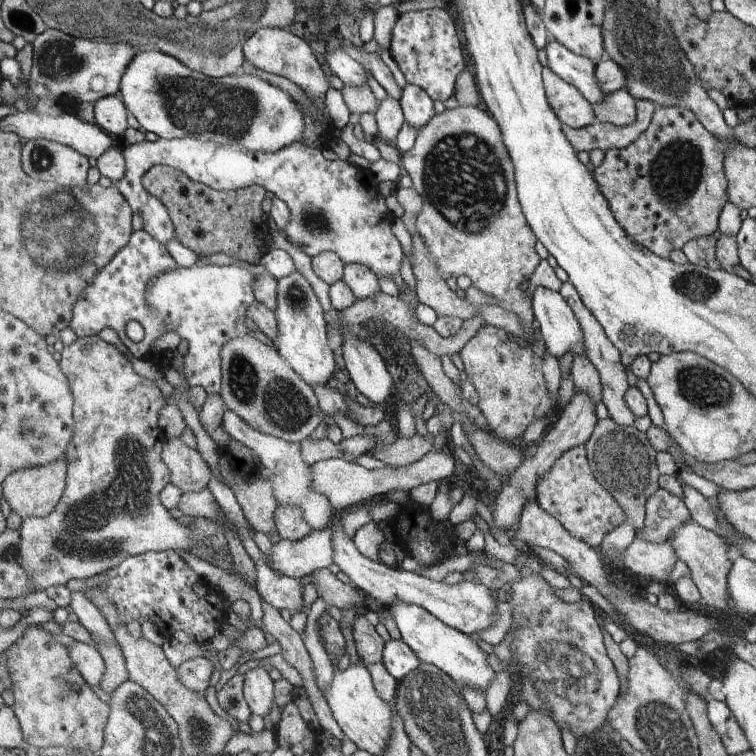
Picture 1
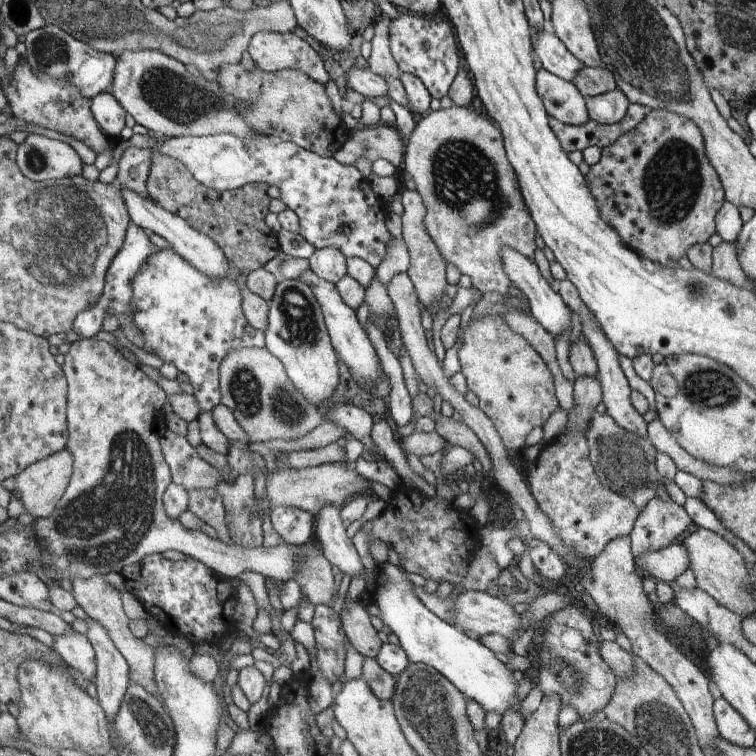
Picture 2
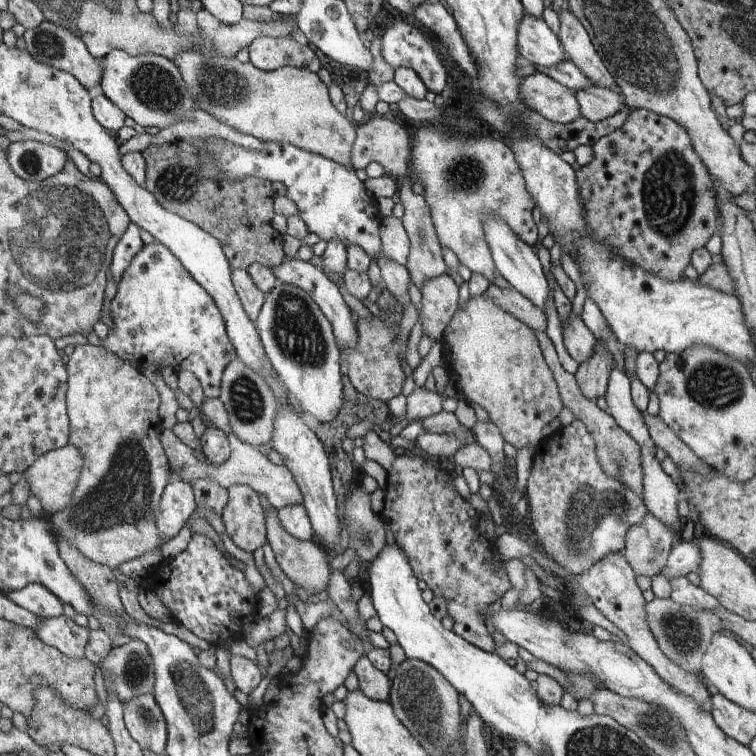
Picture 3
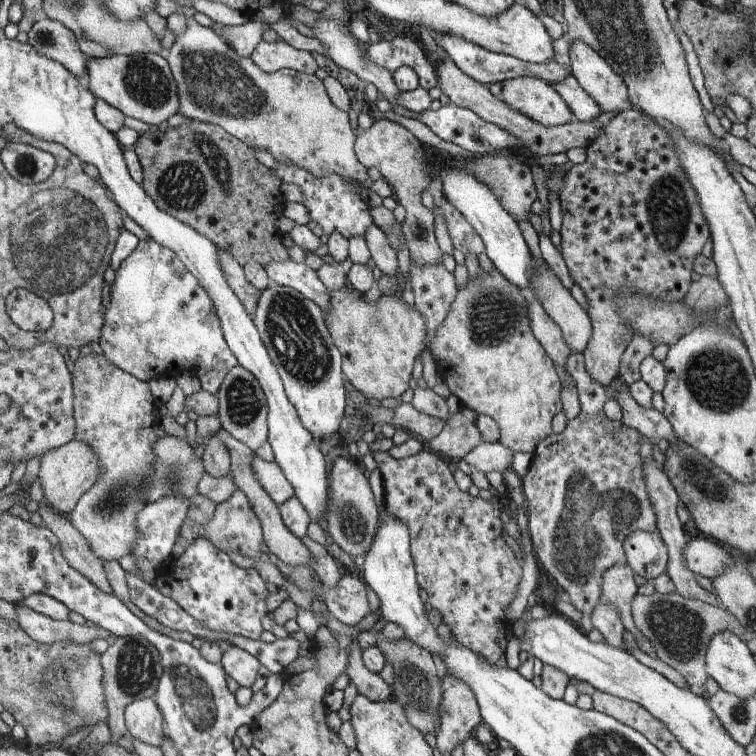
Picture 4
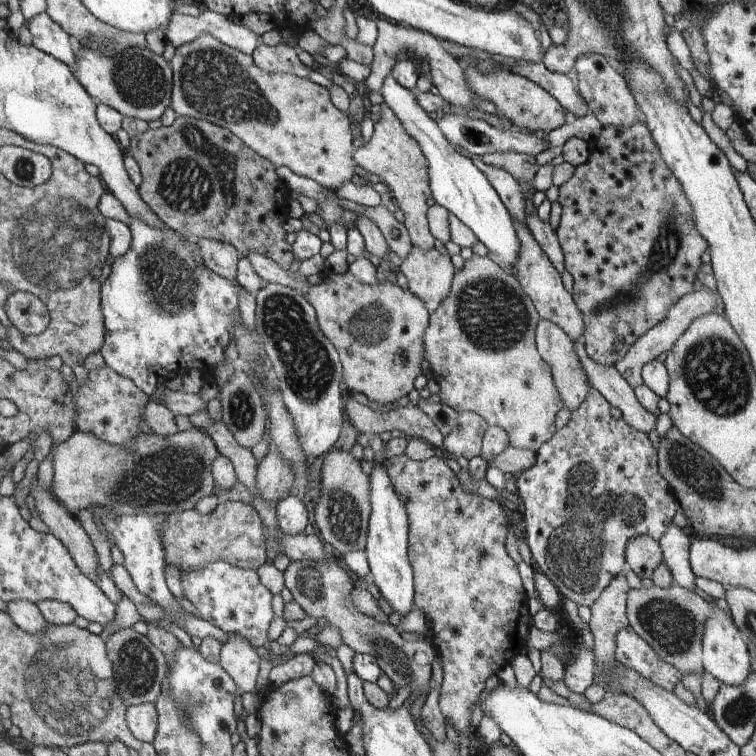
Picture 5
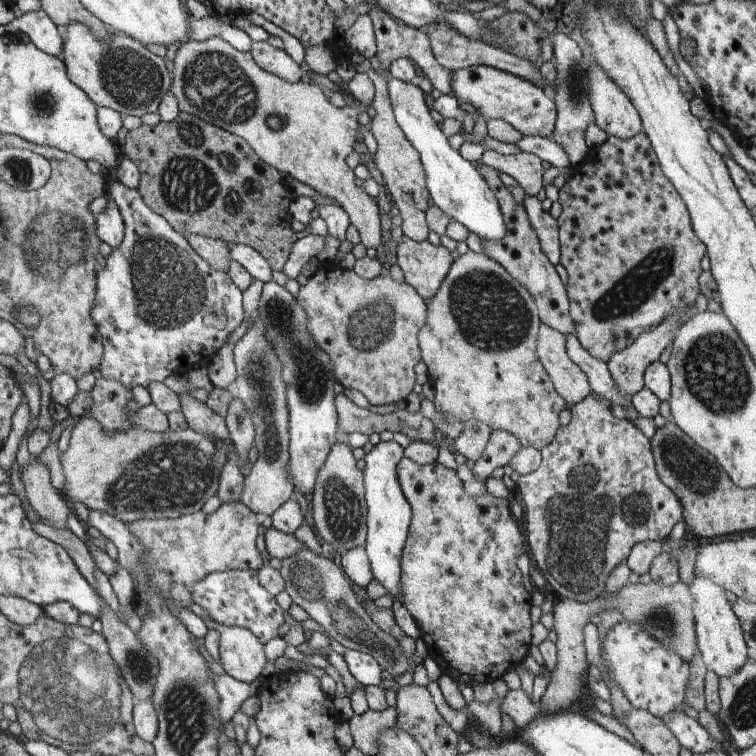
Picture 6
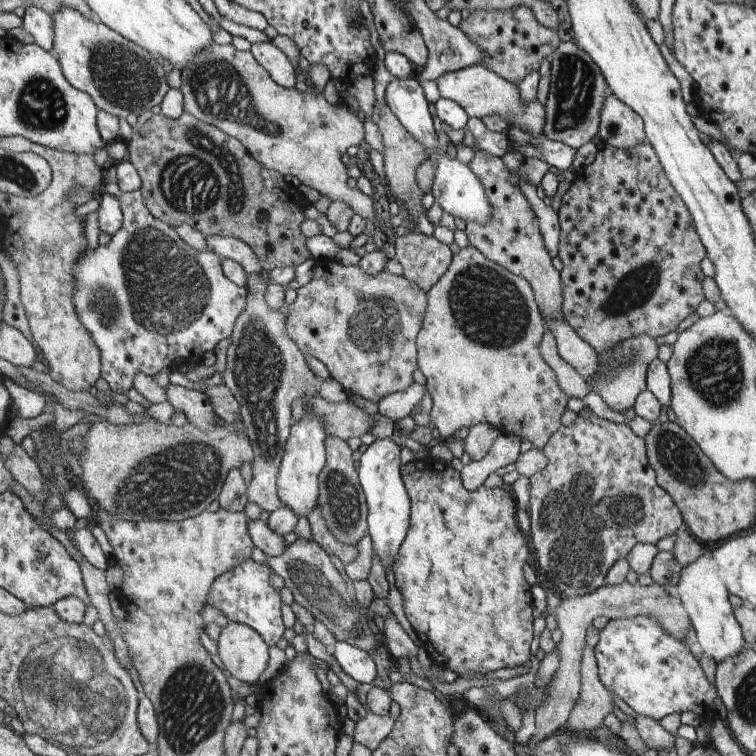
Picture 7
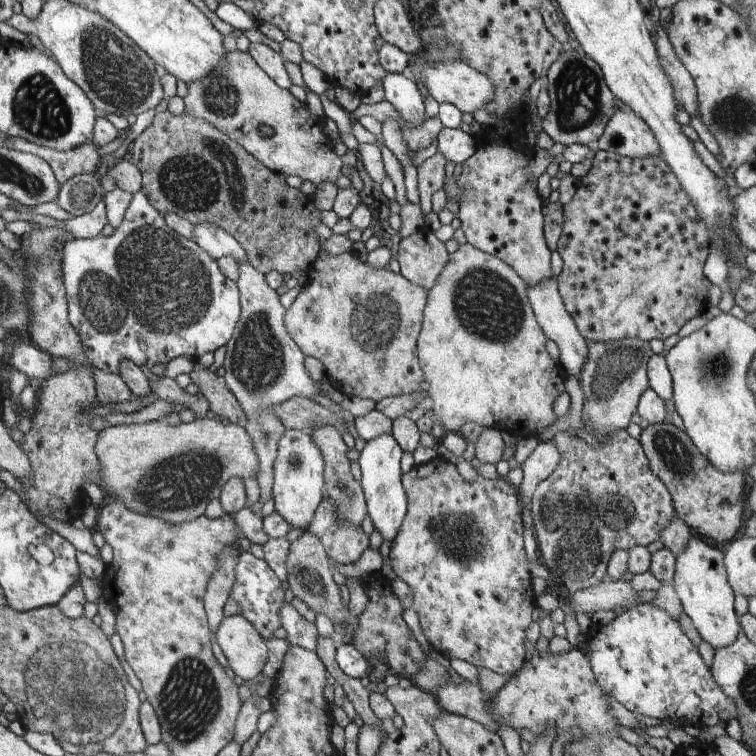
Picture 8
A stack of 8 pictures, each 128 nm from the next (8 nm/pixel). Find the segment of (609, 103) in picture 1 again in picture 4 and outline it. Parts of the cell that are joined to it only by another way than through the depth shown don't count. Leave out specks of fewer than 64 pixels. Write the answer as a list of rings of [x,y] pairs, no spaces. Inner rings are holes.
[[[572,73],[566,75],[561,81],[550,84],[568,102],[575,119],[592,121],[603,112],[598,103],[580,86]]]

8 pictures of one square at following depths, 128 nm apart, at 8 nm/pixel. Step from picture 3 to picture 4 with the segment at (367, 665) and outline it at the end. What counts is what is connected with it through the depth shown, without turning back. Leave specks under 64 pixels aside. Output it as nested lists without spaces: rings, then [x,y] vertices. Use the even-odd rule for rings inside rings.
[[[352,639],[346,650],[347,667],[345,672],[349,676],[350,682],[356,684],[359,694],[367,696],[374,702],[393,699],[392,686],[386,684],[379,674],[374,674],[366,668],[362,658],[363,652],[358,645],[358,641]]]

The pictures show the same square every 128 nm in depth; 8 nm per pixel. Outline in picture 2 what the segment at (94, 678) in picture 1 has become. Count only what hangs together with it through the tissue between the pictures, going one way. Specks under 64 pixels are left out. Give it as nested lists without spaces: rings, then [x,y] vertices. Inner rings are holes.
[[[75,631],[54,636],[53,650],[85,683],[96,676],[98,668],[96,654],[87,636]]]

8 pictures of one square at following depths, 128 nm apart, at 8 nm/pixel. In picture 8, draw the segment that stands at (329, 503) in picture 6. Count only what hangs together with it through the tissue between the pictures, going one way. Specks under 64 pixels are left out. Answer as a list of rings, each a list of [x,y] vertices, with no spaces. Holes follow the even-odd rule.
[[[316,425],[315,428],[310,428],[307,432],[310,434],[312,440],[314,440],[314,444],[321,450],[326,462],[325,495],[331,498],[340,521],[361,525],[364,516],[367,514],[367,504],[362,485],[355,480],[350,473],[350,462],[346,456],[348,448],[342,440],[340,432],[332,425]]]

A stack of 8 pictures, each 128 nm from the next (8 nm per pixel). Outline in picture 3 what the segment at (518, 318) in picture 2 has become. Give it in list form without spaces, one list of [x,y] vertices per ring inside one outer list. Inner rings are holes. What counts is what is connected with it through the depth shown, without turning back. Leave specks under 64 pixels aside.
[[[545,332],[535,333],[535,335],[539,338],[539,345],[543,349],[543,357],[546,359],[548,366],[554,371],[555,381],[559,383],[559,393],[562,395],[564,408],[570,409],[576,419],[584,422],[590,434],[594,437],[597,457],[604,472],[624,483],[631,491],[643,498],[643,470],[638,443],[614,420],[614,417],[608,411],[600,409],[596,405],[596,401],[591,401],[583,396],[575,374],[566,371],[562,367],[550,337]]]

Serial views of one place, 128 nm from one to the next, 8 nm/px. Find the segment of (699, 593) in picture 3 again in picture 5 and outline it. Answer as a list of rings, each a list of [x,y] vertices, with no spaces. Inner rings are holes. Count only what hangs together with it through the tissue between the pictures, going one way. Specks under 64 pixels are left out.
[[[672,522],[658,541],[663,552],[663,562],[670,569],[674,582],[682,588],[694,591],[696,577],[689,561],[690,538]]]

